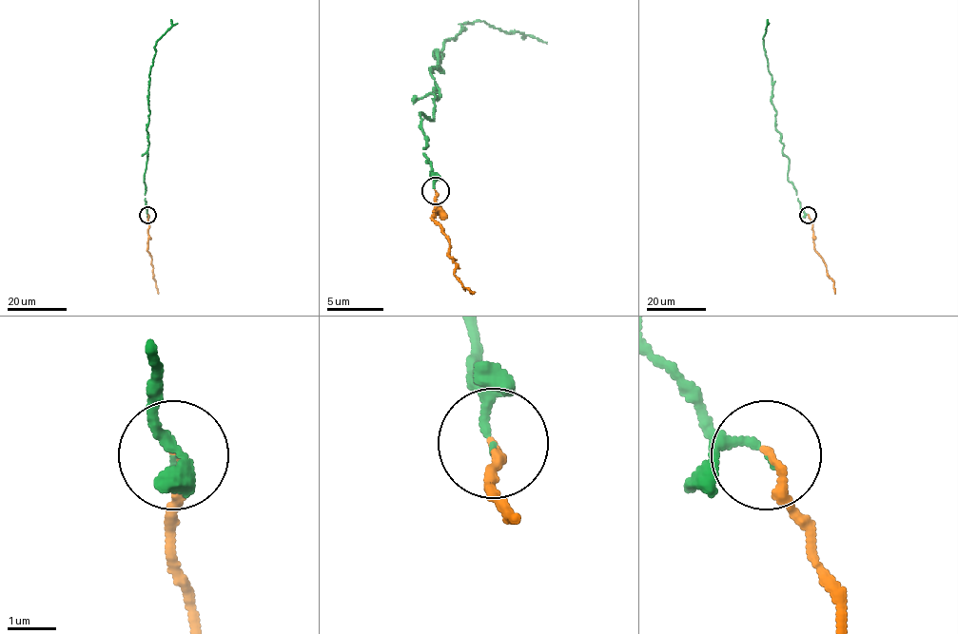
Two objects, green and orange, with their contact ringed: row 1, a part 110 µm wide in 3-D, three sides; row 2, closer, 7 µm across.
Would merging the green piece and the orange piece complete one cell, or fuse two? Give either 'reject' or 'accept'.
accept

